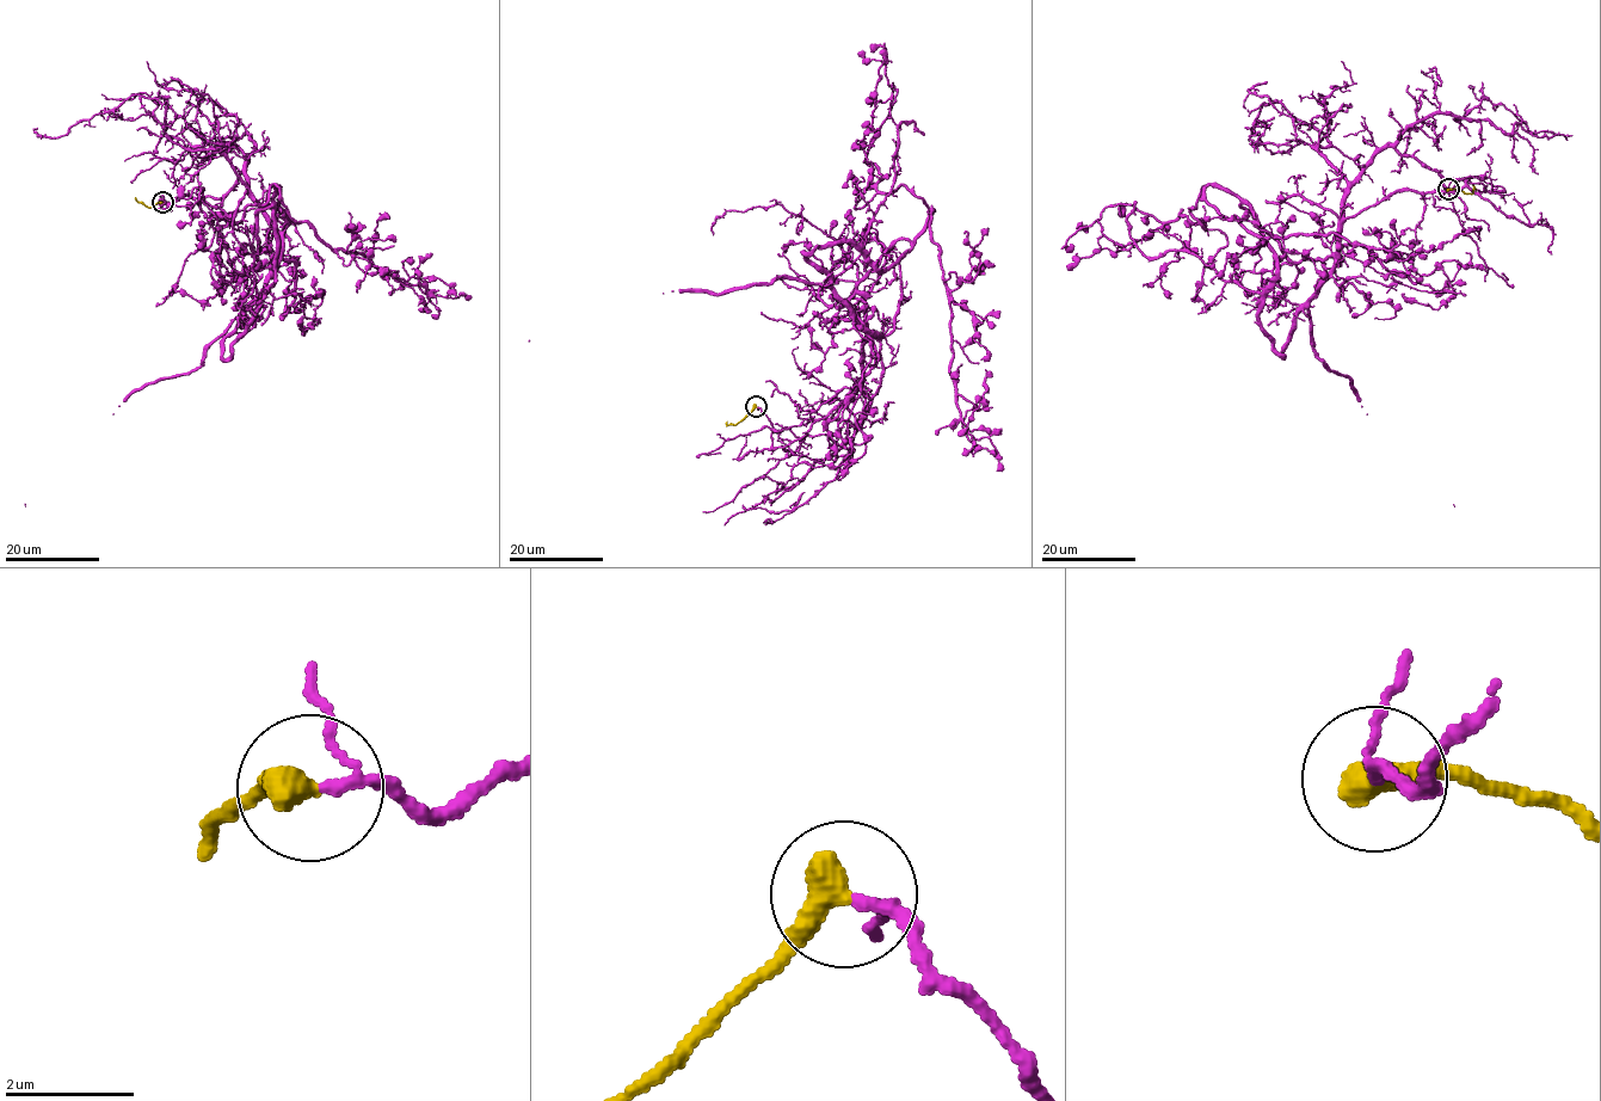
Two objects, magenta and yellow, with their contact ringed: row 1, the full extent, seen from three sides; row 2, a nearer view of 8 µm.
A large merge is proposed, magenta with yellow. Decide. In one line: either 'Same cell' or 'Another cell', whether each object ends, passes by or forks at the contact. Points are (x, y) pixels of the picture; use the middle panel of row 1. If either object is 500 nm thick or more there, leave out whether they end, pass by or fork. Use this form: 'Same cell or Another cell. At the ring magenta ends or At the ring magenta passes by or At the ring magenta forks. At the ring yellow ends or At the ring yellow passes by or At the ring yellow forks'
Same cell

